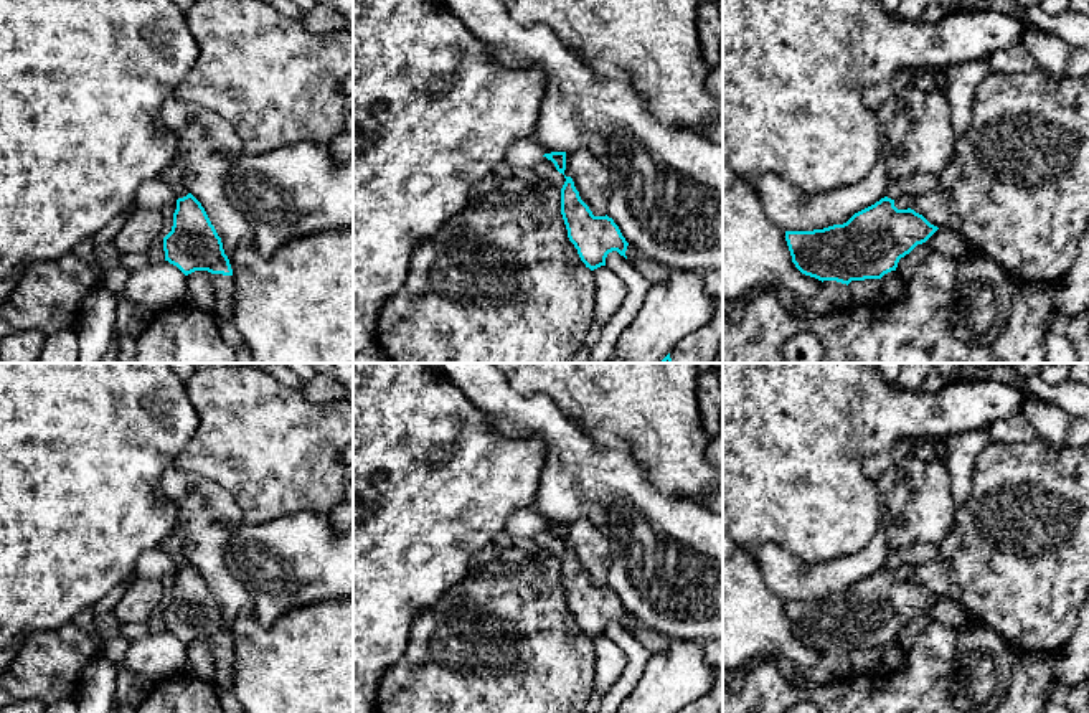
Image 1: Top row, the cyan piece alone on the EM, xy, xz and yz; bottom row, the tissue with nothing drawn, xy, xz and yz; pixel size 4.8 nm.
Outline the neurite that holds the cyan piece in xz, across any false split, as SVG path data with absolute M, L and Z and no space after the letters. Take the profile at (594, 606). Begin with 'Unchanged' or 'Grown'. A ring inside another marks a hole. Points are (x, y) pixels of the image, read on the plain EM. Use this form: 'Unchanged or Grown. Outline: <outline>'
Unchanged. Outline: M566 546L561 558L561 584L568 599L568 607L578 619L581 630L591 640L606 635L609 622L617 621L625 626L629 612L622 606L612 588L594 586L581 569L571 546Z

